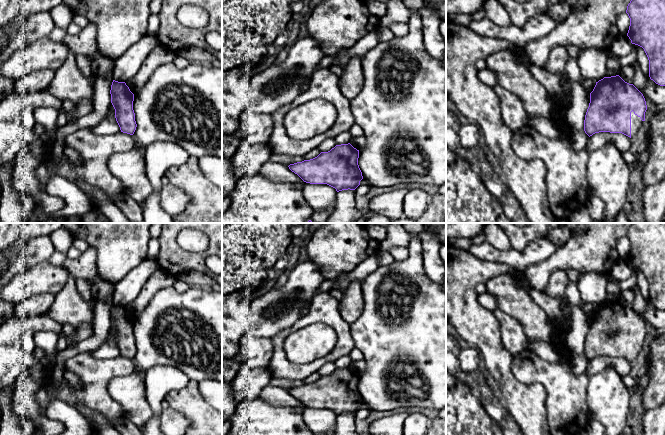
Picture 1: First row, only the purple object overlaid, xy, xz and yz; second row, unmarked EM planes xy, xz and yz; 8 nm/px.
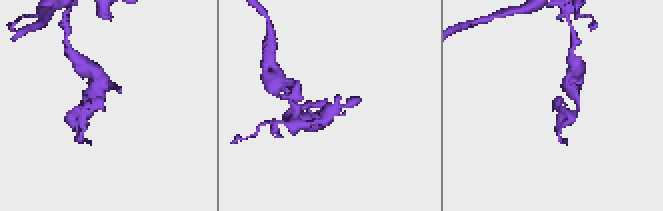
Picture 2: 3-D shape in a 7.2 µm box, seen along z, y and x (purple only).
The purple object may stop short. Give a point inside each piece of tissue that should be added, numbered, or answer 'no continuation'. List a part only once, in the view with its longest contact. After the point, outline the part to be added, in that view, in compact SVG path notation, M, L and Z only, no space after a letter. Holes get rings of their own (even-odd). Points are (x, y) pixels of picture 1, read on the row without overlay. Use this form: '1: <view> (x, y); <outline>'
1: yz (636, 346); M631 336L631 361L636 360L638 358L639 352L644 347L640 341Z

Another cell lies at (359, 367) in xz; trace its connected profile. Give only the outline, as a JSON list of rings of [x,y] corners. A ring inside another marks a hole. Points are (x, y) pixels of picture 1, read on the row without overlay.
[[[362,359],[359,361],[353,361],[350,368],[357,374],[362,374],[367,369],[367,363]]]

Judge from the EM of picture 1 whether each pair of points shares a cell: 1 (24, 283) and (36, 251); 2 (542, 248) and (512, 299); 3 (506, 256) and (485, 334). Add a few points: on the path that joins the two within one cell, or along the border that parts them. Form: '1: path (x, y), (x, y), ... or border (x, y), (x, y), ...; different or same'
1: border (47, 259), (34, 264); different
2: border (507, 274), (517, 279), (525, 279); different
3: border (481, 259), (503, 262), (511, 271); different

